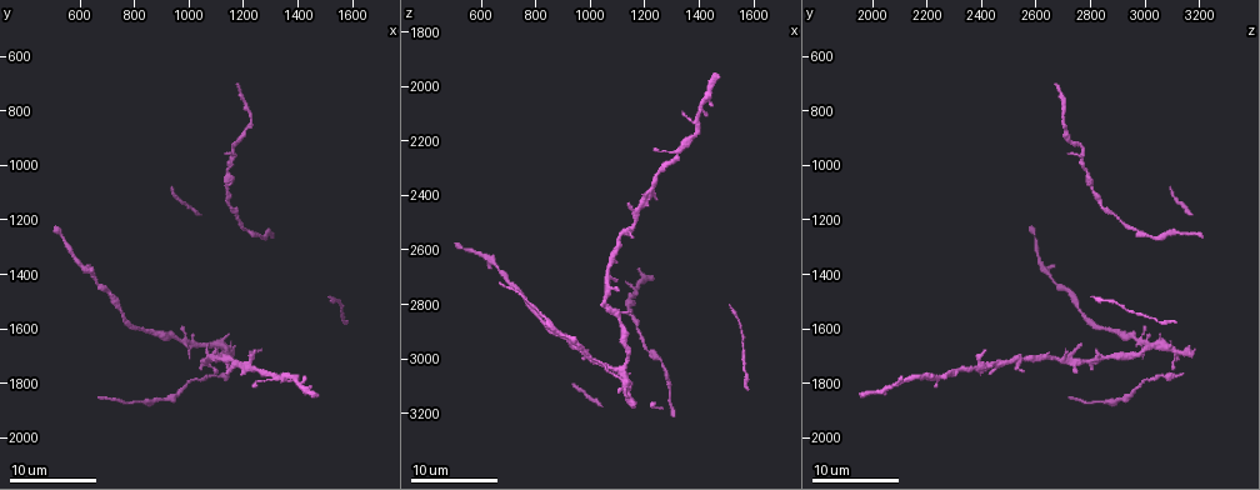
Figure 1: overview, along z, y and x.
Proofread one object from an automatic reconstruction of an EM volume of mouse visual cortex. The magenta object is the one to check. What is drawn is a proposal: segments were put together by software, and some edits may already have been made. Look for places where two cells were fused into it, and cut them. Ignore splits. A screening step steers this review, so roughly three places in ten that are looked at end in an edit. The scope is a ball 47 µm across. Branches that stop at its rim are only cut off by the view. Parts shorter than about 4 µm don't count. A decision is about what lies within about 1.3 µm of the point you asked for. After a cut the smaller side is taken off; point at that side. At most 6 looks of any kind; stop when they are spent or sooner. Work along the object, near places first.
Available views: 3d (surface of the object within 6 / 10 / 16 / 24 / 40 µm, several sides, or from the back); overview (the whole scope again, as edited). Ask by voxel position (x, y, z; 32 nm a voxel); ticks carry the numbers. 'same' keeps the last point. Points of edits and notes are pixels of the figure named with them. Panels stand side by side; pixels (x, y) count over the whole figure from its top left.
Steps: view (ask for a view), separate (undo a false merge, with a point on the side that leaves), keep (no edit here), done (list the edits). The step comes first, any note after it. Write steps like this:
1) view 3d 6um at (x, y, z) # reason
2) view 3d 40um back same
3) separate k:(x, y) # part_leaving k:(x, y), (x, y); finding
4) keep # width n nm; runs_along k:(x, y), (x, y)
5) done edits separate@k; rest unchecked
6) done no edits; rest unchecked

view 3d 10um at (1150, 1020, 2780) # thick turns thin

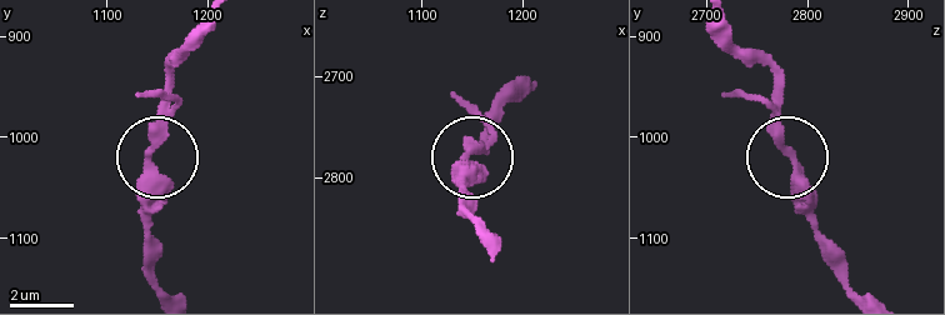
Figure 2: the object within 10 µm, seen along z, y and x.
keep # one cell here

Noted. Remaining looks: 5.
view 3d 16um at (1130, 1630, 3060)

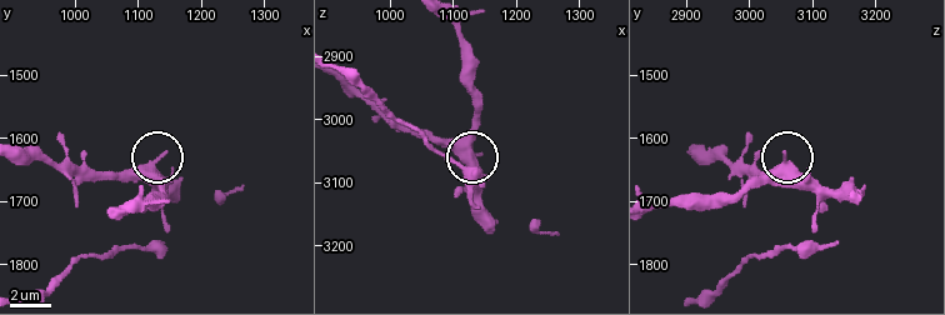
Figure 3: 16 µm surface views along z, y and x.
keep # width 470 nm; runs_along 3:(753, 189), (785, 161), (824, 196); continuous, no second cell

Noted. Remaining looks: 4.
view 3d 10um at (990, 1620, 2990) # small branch off a trunk

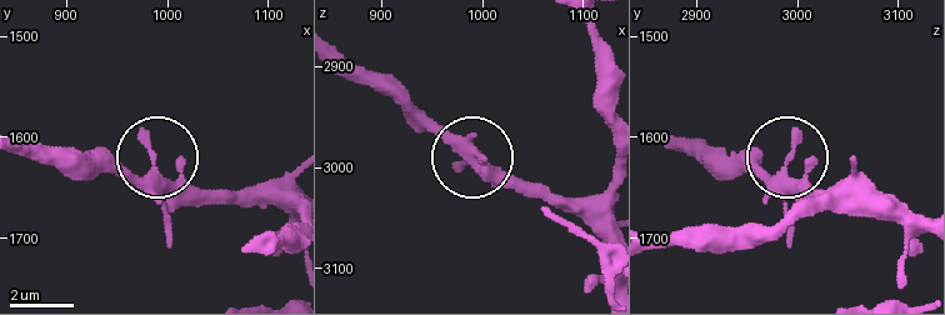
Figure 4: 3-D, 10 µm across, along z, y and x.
view 3d 10um back at (984, 1624, 2992)

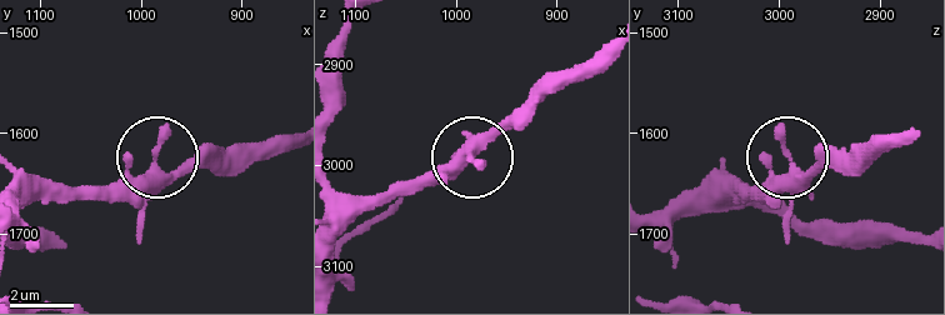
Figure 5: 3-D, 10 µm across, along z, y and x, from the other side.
keep # arms 4; runs_along 5:(335, 189), (359, 199), (424, 189), (456, 159), (518, 126); continuous, no second cell

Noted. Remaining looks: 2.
done no edits; rest unchecked

